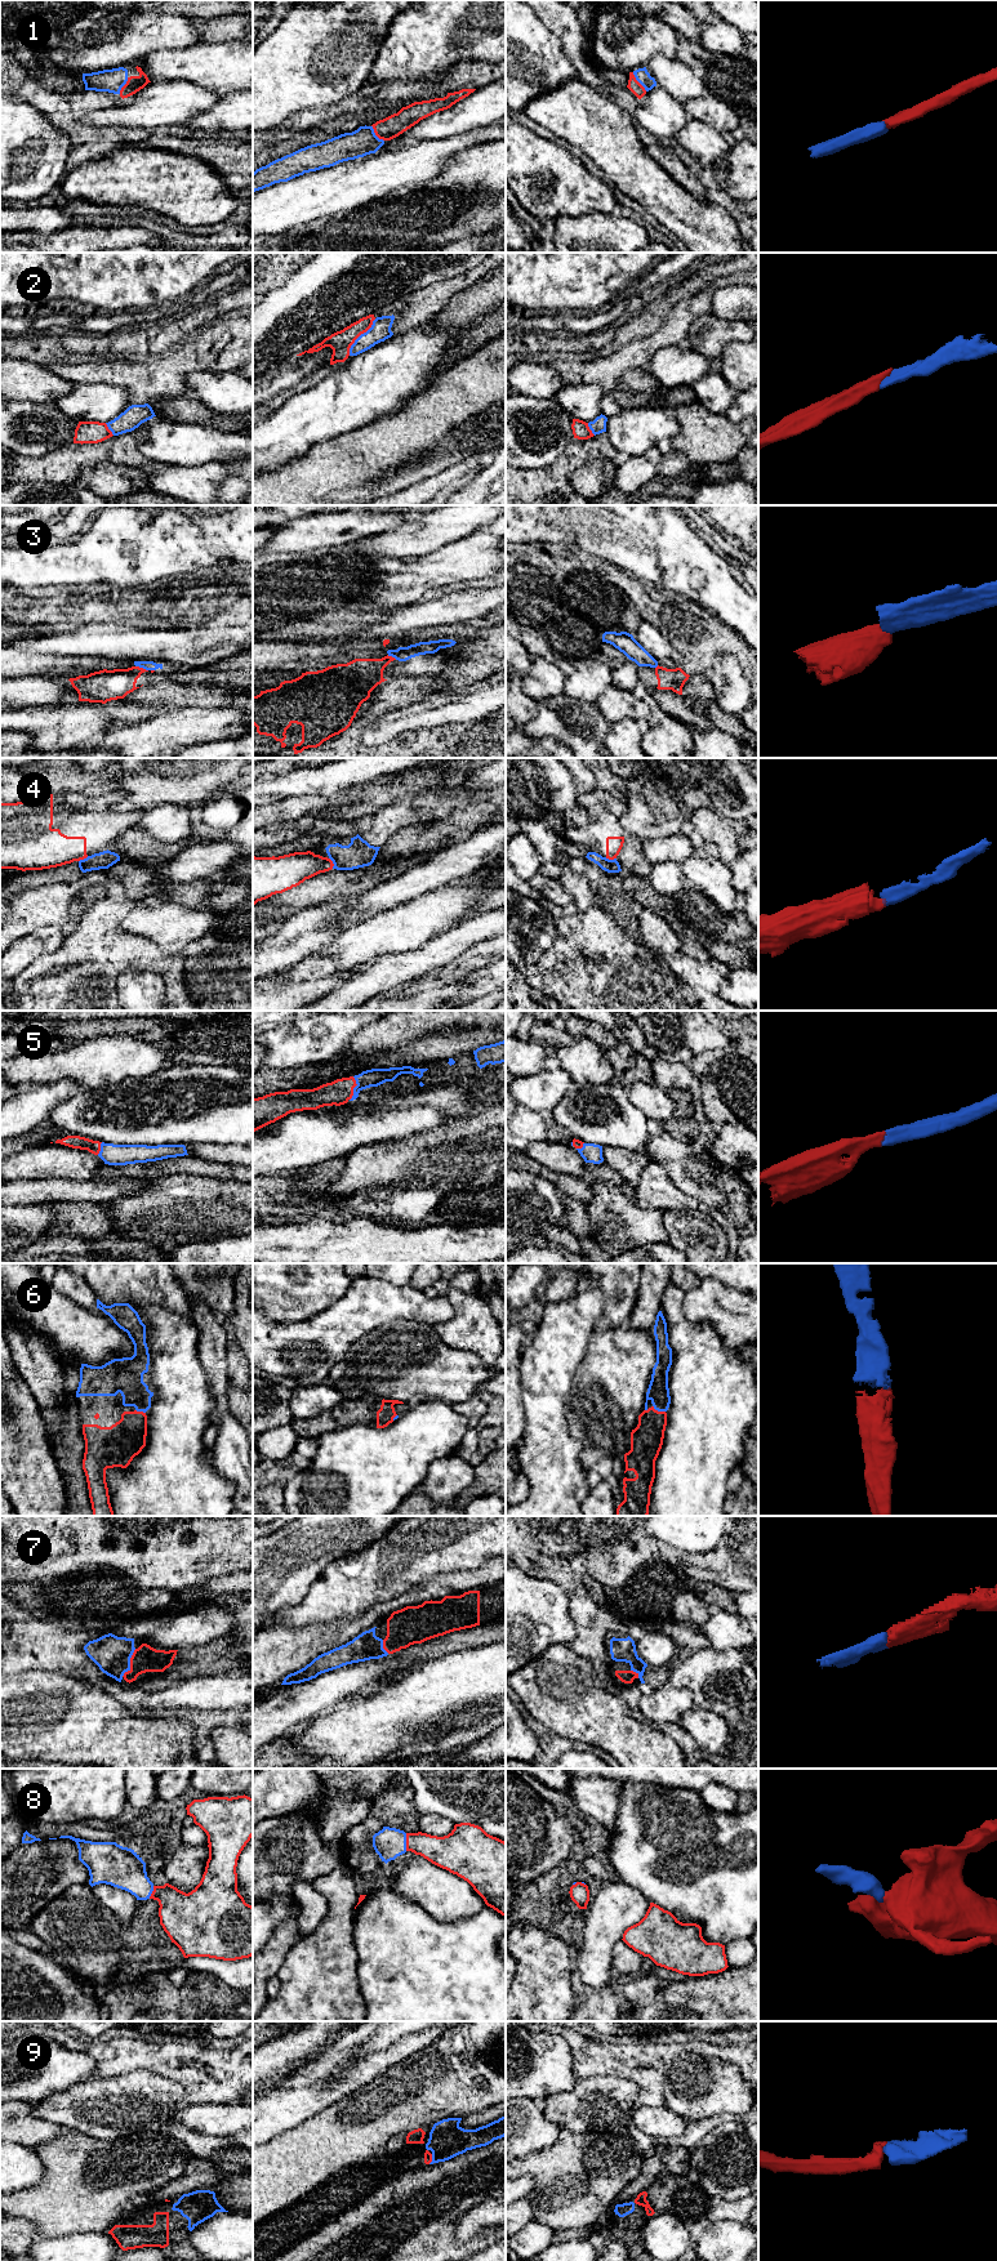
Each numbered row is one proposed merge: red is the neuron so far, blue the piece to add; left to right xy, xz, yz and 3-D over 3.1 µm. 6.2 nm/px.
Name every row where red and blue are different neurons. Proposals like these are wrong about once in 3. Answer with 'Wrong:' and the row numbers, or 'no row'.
Wrong: 3, 4

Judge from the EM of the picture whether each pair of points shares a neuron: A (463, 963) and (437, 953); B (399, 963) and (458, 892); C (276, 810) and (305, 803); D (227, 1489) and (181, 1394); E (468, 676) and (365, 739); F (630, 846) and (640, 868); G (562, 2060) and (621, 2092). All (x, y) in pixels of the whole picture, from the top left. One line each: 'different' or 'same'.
A: different
B: different
C: same
D: same
E: different
F: same
G: different

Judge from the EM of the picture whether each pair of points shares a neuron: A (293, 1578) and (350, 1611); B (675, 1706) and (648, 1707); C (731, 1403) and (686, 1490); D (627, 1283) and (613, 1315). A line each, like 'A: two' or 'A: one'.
A: two
B: one
C: one
D: one

